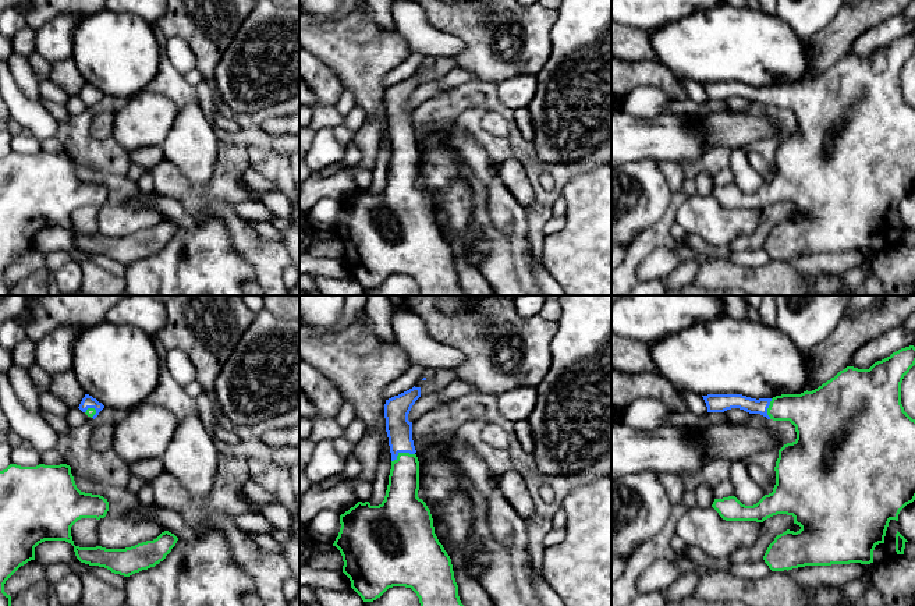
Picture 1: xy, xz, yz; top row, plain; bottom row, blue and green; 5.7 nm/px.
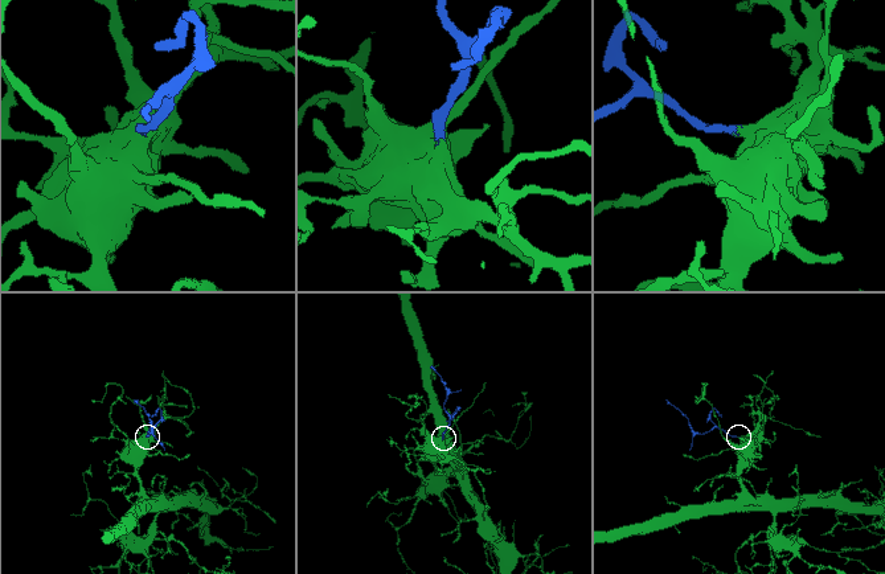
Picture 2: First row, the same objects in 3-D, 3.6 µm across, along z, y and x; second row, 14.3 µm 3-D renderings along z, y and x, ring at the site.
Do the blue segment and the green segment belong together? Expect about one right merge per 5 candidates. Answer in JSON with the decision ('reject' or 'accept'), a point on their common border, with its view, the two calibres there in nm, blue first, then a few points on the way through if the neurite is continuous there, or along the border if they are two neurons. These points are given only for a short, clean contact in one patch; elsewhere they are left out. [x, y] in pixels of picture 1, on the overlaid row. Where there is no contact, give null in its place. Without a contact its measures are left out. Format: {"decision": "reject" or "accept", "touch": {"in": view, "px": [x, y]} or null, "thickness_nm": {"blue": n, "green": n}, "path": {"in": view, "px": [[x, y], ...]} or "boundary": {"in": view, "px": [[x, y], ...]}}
{"decision": "accept", "touch": {"in": "xz", "px": [403, 452]}, "thickness_nm": {"blue": 150, "green": 190}, "path": {"in": "xz", "px": [[399, 428], [403, 452], [401, 495]]}}

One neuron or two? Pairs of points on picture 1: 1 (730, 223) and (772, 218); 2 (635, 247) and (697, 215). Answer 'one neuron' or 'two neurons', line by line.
1: two neurons
2: two neurons

